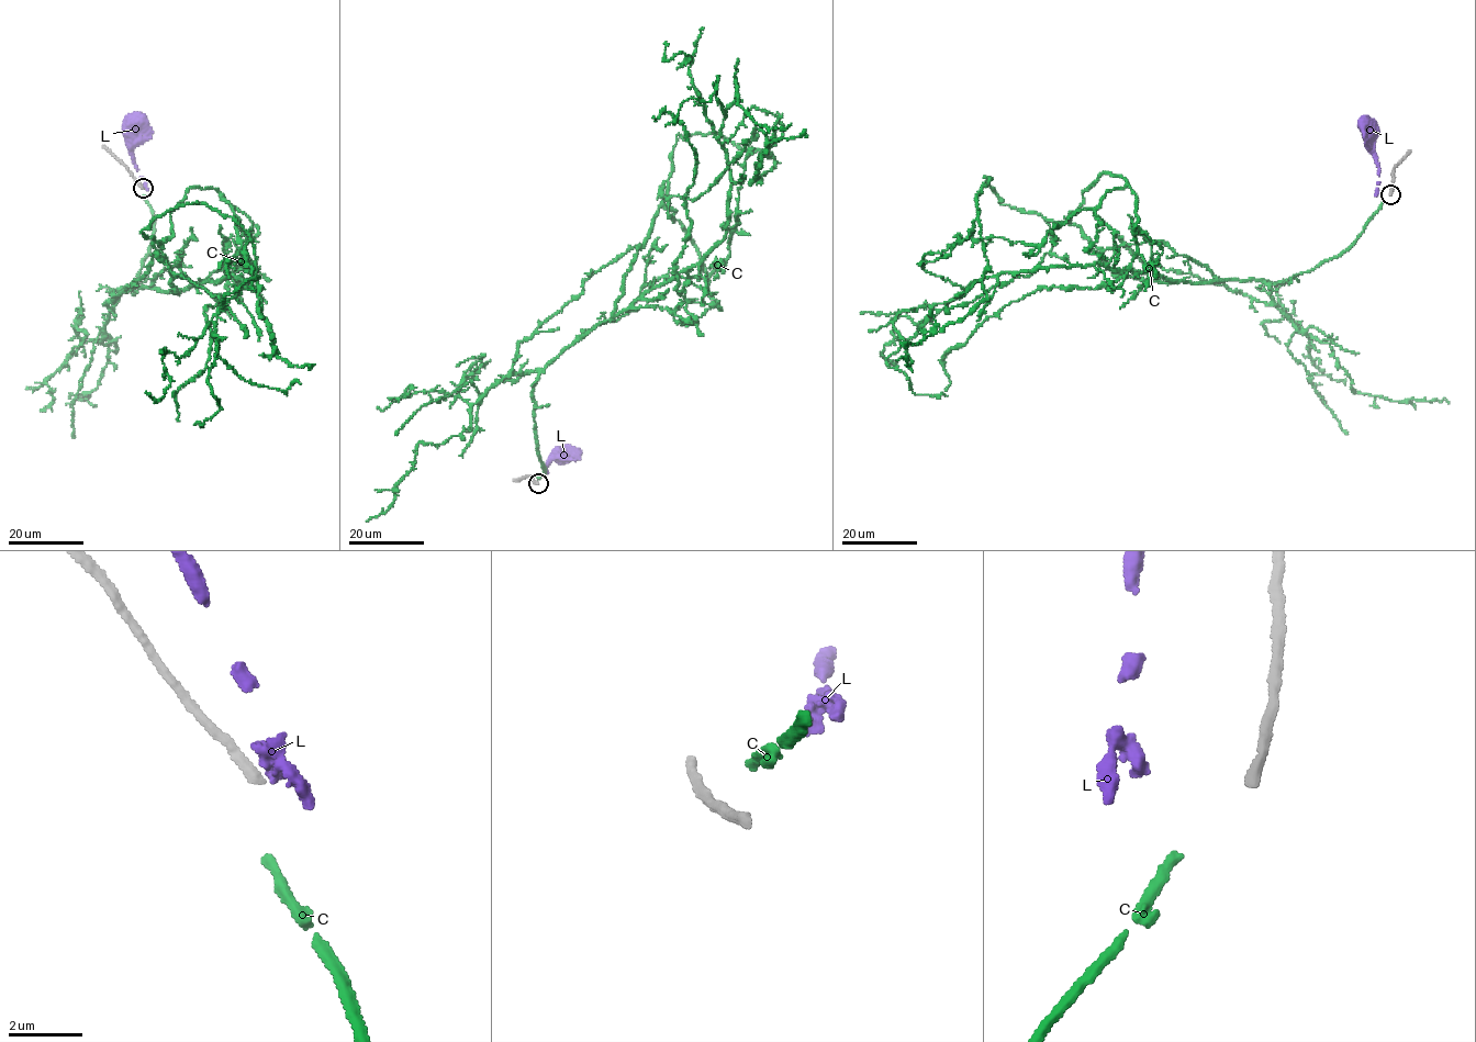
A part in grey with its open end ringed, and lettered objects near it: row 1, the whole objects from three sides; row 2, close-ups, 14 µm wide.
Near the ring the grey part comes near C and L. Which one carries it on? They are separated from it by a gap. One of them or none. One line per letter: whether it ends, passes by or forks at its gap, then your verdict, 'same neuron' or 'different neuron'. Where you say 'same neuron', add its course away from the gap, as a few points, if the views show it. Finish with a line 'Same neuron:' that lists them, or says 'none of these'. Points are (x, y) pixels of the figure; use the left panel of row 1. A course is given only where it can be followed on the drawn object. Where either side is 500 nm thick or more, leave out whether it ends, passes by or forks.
C: it ends | different neuron
L: it ends | different neuron
Same neuron: none of these

